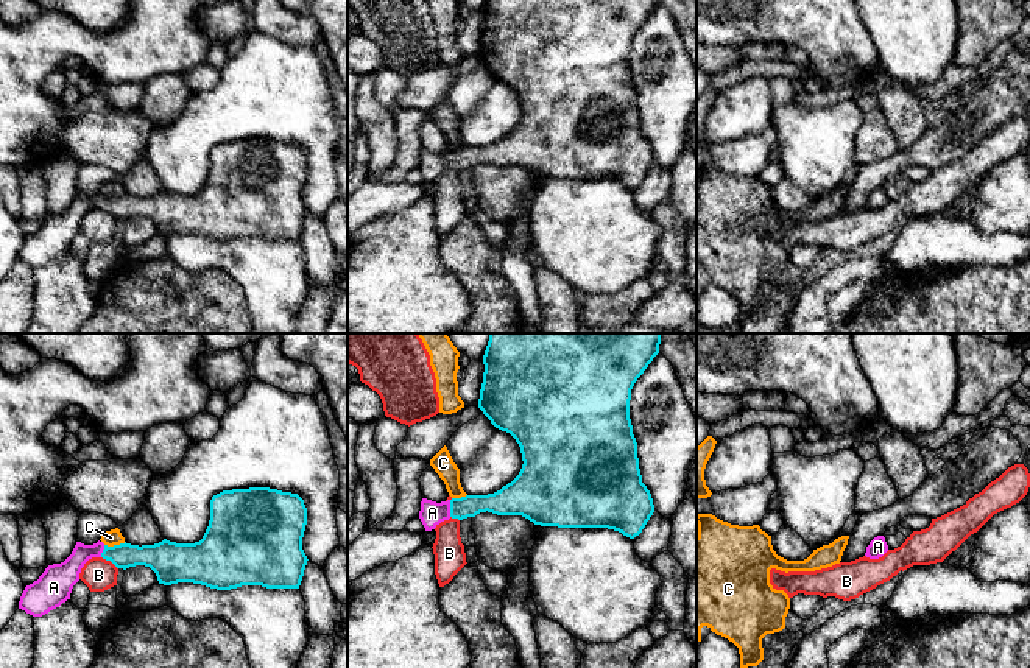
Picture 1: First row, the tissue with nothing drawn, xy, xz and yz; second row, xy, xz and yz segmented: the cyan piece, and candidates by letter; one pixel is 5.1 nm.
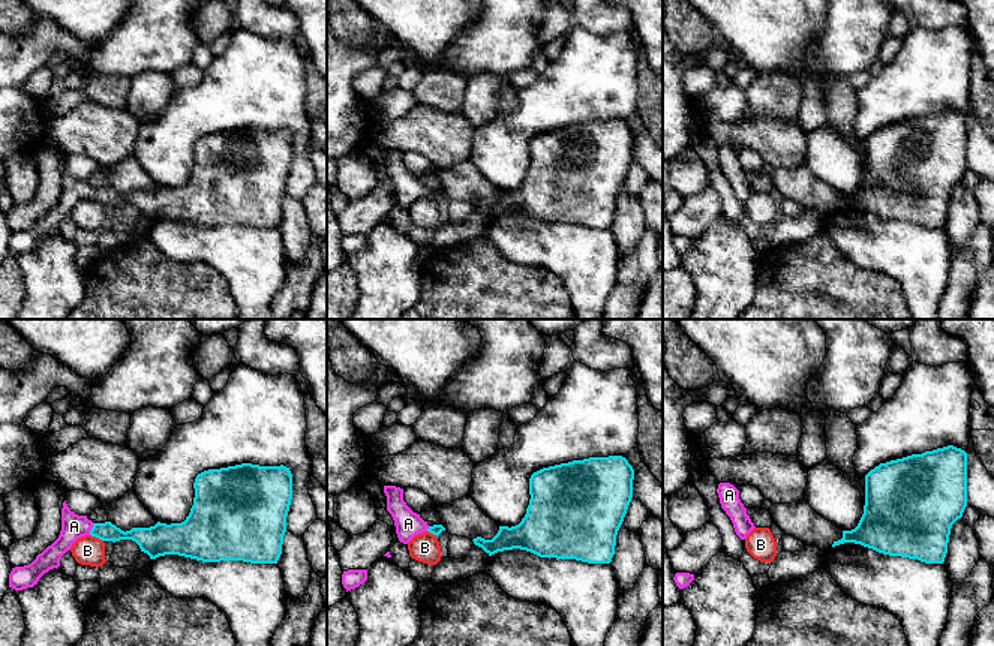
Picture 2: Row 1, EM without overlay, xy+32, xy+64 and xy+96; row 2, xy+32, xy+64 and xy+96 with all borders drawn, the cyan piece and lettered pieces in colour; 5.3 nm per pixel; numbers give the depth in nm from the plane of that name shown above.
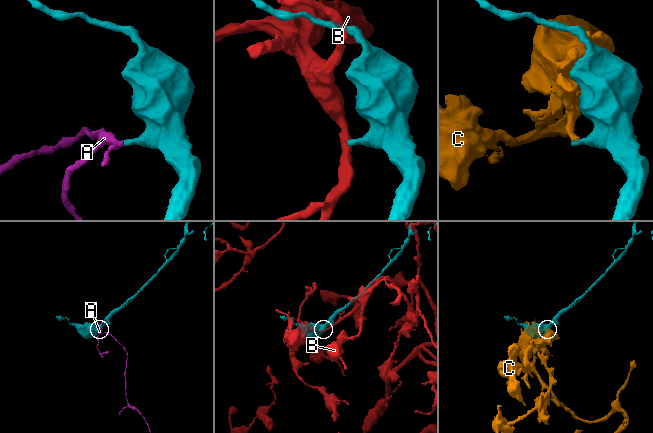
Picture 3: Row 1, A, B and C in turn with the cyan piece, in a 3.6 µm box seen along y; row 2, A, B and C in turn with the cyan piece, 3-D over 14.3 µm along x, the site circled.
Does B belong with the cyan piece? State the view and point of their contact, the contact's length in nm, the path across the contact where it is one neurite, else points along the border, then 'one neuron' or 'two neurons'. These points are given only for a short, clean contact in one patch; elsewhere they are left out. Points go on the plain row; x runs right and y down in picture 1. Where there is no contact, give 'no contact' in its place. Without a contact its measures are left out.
meets cyan in xy at (109, 210); contact 110 nm long; border along xy (102, 207), (117, 220); two neurons

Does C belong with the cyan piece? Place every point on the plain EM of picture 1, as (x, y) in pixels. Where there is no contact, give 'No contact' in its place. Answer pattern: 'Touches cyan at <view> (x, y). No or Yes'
Touches cyan at xy (114, 196). No

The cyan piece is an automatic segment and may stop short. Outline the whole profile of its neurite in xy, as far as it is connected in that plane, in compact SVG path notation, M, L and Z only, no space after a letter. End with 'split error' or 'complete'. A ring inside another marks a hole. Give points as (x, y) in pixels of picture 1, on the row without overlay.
M270 139L223 142L210 151L209 178L199 193L176 195L164 190L159 195L142 198L126 193L114 198L100 192L93 196L76 193L64 213L48 216L37 232L25 238L19 260L33 268L42 268L59 258L70 251L81 220L92 209L103 209L123 221L136 216L150 218L159 235L164 237L193 234L217 241L242 237L299 240L309 212L302 201L305 176L307 159L298 145Z; split error

